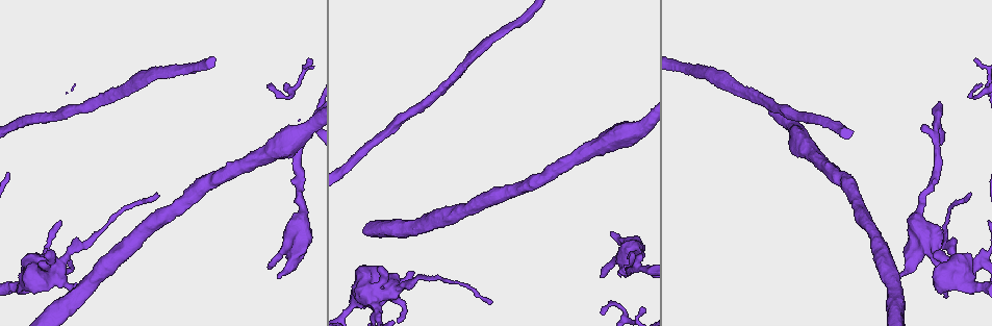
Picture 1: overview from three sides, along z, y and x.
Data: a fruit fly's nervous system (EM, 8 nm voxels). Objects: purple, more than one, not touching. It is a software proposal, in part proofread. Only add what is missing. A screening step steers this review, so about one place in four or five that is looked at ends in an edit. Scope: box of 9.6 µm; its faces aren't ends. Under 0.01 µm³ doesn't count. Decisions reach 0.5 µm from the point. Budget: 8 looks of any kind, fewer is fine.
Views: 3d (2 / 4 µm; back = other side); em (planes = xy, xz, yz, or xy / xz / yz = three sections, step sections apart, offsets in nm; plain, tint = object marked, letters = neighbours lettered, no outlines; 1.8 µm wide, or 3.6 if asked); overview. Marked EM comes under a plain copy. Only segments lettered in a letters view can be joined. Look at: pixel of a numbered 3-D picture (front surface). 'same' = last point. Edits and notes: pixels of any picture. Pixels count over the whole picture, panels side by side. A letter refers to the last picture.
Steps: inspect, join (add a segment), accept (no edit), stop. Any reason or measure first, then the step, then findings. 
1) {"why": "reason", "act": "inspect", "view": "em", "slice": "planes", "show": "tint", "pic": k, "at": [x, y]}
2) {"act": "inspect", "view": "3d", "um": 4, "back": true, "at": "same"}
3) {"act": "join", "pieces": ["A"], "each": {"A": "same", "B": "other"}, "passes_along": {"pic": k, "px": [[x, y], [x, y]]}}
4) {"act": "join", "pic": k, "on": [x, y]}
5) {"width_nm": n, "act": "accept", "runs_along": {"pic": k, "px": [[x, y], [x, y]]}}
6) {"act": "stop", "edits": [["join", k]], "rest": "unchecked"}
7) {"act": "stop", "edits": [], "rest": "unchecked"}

{"act": "inspect", "view": "3d", "um": 4, "pic": 1, "at": [641, 255]}

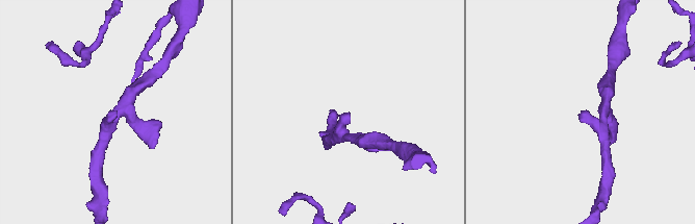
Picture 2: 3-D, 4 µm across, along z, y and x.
{"arms": 3, "arm_widths_nm": [190, 220, 220], "act": "inspect", "view": "em", "slice": "planes", "show": "letters", "pic": 2, "at": [350, 113]}

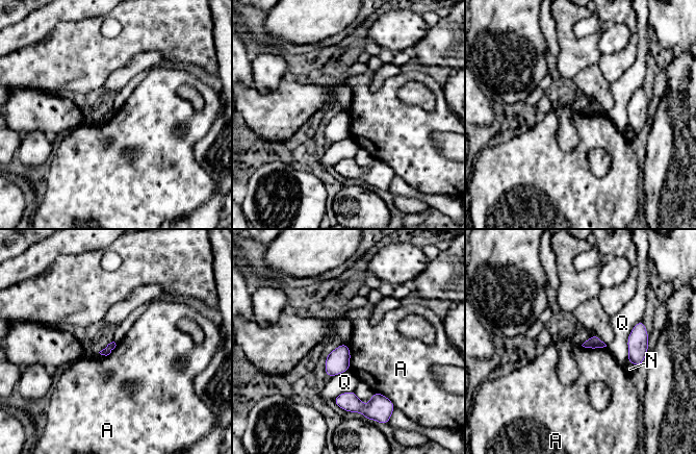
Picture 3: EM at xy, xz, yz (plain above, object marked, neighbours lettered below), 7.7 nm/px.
{"act": "accept", "each": {"A": "other", "N": "other", "Q": "other"}, "border": {"pic": 3, "px": [[348, 345], [350, 370]]}, "found": "none of them fits"}

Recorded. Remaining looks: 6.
{"why": "an open end", "act": "inspect", "view": "em", "slice": "planes", "show": "tint", "pic": 1, "at": [489, 304]}

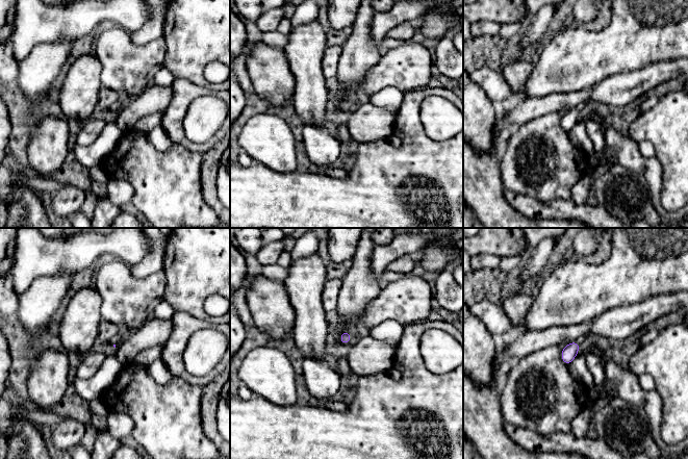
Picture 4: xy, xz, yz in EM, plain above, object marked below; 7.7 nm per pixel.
{"why": "what lies round it", "act": "inspect", "view": "em", "slice": "planes", "show": "letters", "at": "same"}

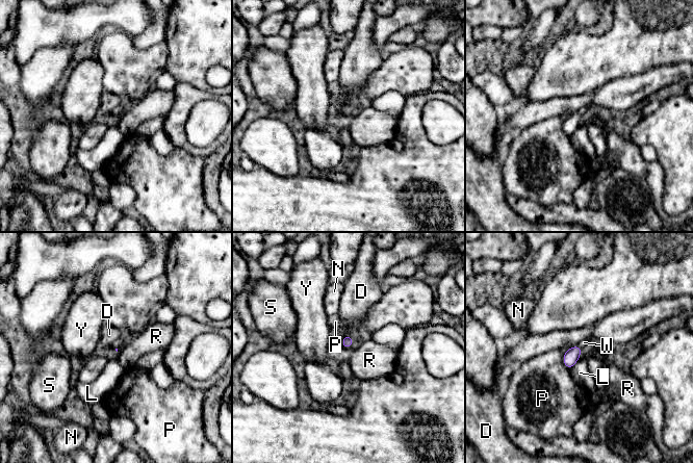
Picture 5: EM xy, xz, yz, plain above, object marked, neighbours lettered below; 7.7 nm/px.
{"longest_contact_nm": ["P", 150], "act": "join", "pic": 5, "on": [584, 342], "each": {"D": "other", "L": "other", "N": "other", "P": "other", "R": "other", "S": "other", "W": "same", "Y": "other"}, "found": "it goes on there"}

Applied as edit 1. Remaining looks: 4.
{"why": "see it whole again", "act": "inspect", "view": "overview"}

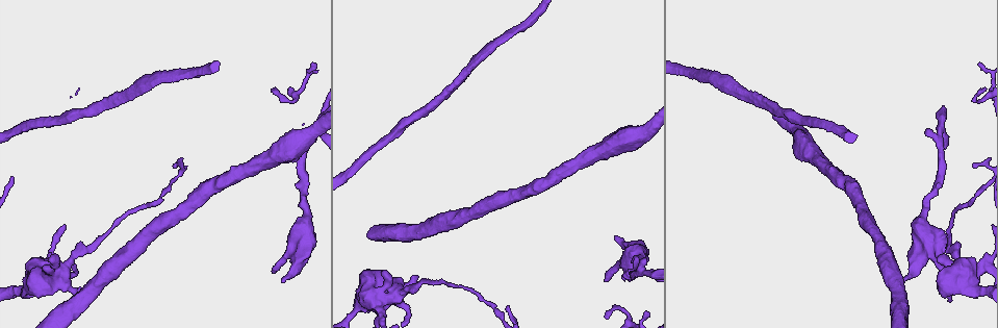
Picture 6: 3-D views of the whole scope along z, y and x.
{"why": "an open end", "act": "inspect", "view": "em", "slice": "planes", "show": "letters", "pic": 6, "at": [951, 301]}

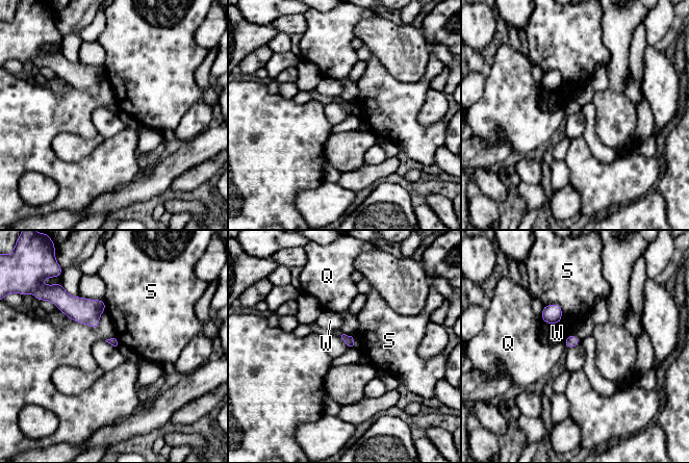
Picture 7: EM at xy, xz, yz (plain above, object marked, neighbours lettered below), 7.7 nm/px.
{"act": "accept", "each": {"Q": "other", "S": "other", "W": "other"}, "border": {"pic": 7, "px": [[543, 305], [560, 306], [560, 323]]}, "found": "no lettered segment goes on from it"}

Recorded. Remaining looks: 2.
{"act": "stop", "edits": [["join", 5]], "rest": "unchecked"}

